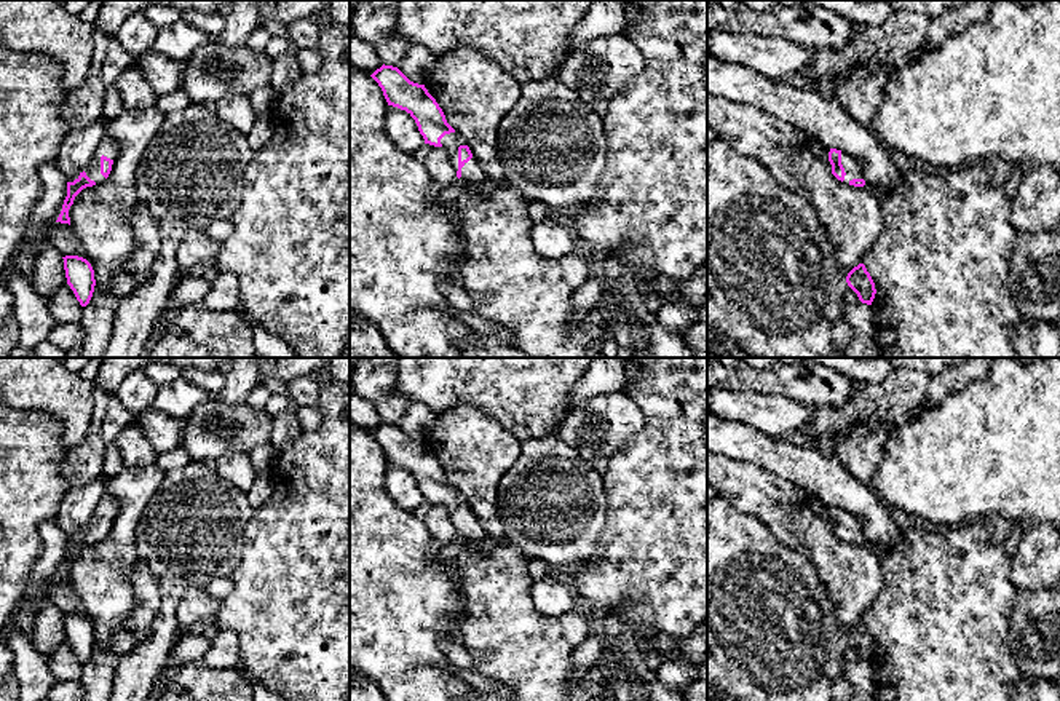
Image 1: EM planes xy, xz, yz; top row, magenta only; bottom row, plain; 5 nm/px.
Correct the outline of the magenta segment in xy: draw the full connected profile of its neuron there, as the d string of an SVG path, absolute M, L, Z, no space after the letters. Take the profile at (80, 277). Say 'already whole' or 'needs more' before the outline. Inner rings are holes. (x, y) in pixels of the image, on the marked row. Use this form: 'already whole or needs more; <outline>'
already whole; M65 255L64 270L67 284L73 291L81 307L86 307L93 297L96 279L91 263L78 255Z

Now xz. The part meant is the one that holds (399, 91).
needs more; M382 65L370 75L383 91L388 105L405 110L417 123L425 144L444 147L457 171L457 177L477 192L492 182L481 163L473 156L465 139L447 123L445 115L425 85L410 81L398 67Z

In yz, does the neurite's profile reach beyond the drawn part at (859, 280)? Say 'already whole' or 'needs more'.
already whole

